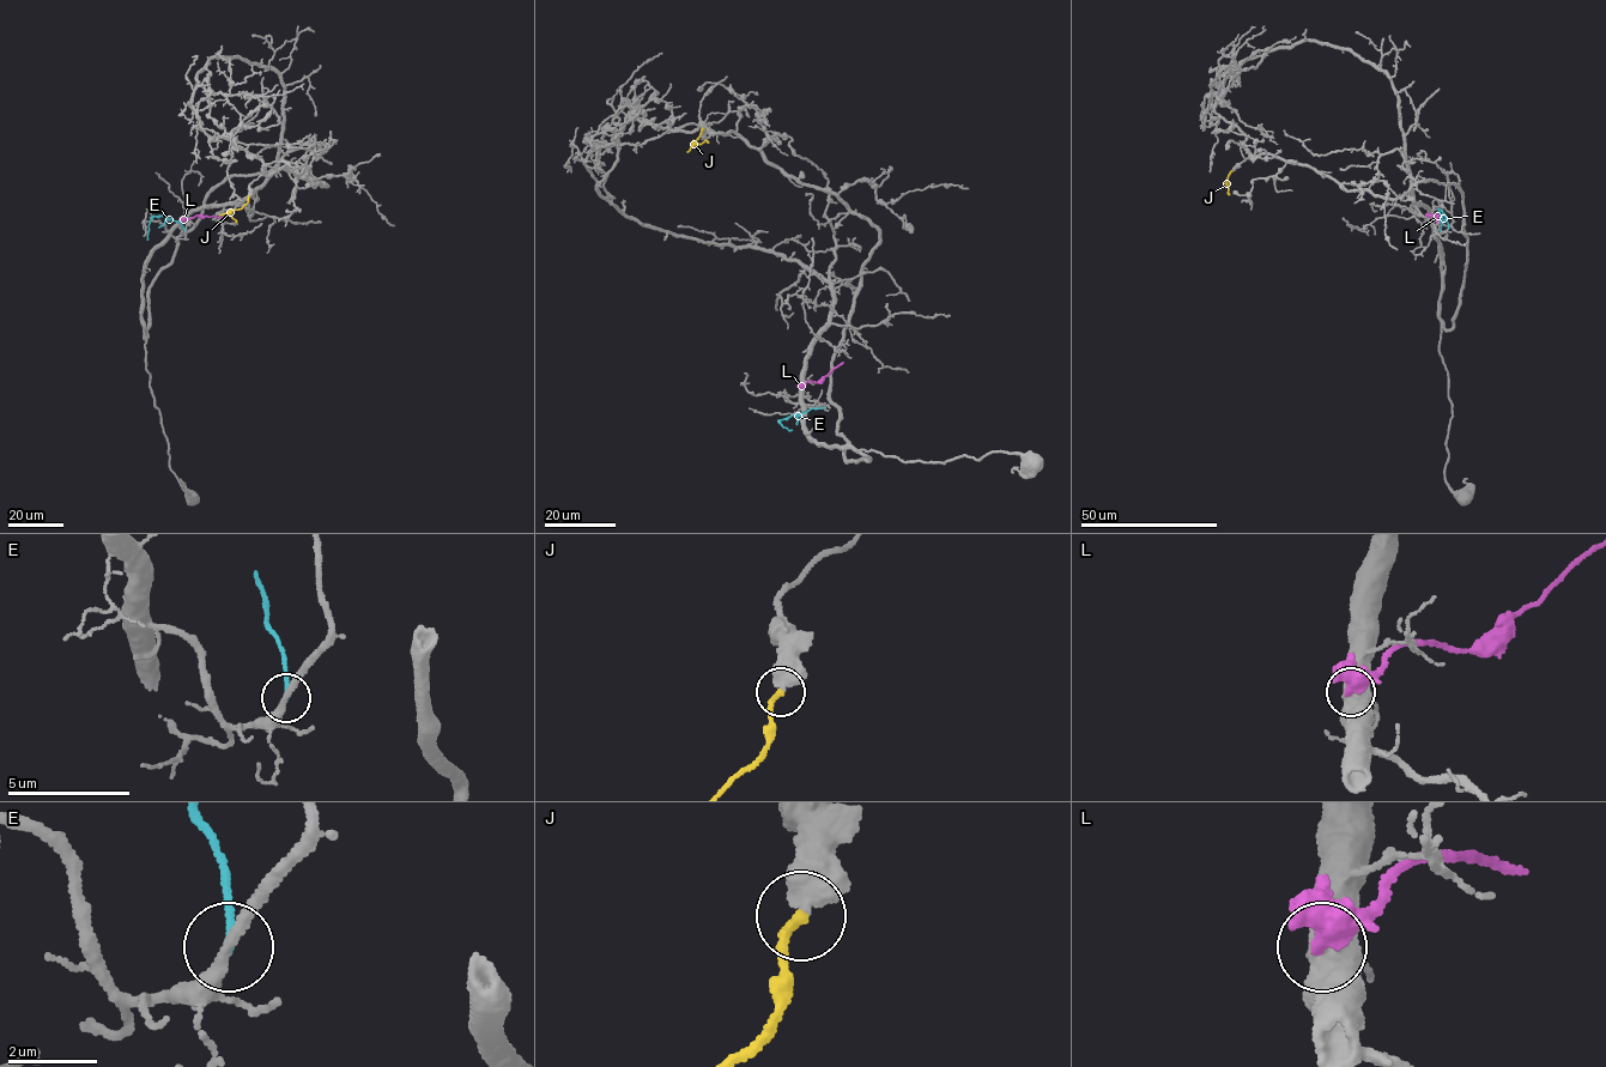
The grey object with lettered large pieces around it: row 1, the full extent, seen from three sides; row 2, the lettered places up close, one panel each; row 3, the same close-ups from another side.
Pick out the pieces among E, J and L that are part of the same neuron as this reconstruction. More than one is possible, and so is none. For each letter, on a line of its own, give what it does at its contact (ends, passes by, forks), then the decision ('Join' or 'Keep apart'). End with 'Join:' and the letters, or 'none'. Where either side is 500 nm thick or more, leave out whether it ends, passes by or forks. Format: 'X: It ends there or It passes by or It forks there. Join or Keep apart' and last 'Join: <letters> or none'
E: It ends there. Keep apart
J: It ends there. Join
L: Keep apart
Join: J

